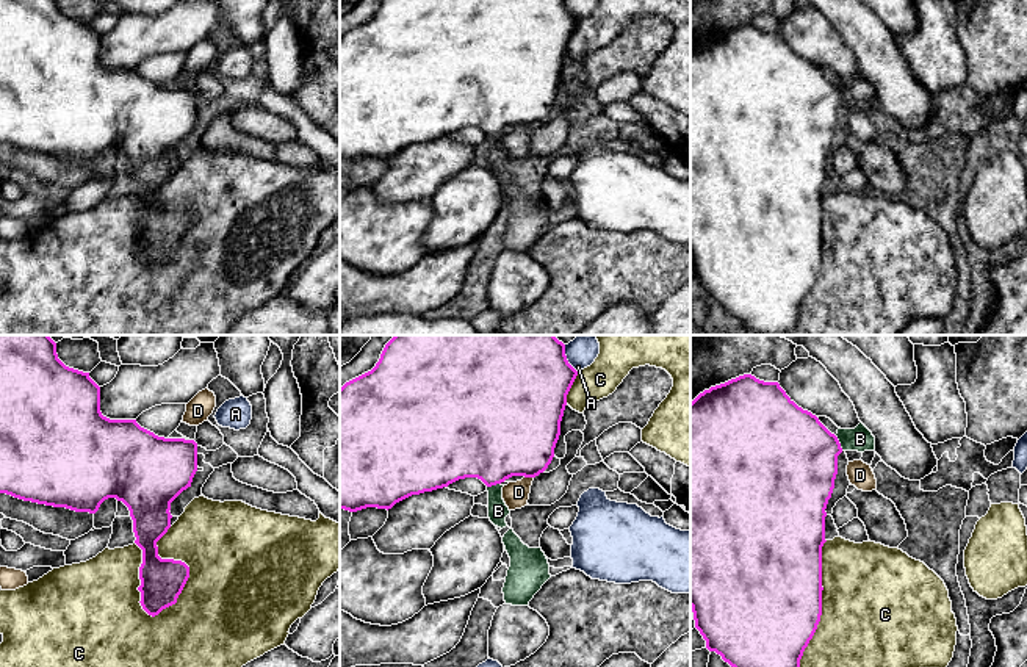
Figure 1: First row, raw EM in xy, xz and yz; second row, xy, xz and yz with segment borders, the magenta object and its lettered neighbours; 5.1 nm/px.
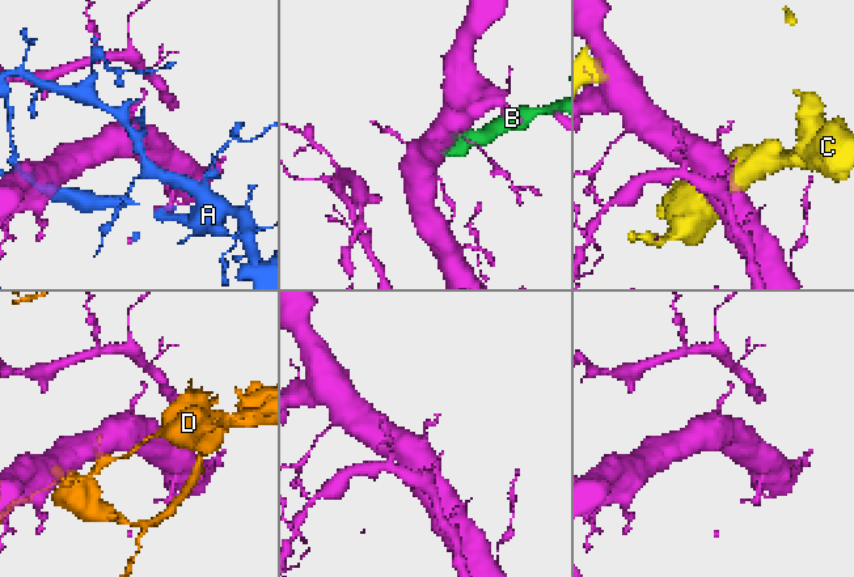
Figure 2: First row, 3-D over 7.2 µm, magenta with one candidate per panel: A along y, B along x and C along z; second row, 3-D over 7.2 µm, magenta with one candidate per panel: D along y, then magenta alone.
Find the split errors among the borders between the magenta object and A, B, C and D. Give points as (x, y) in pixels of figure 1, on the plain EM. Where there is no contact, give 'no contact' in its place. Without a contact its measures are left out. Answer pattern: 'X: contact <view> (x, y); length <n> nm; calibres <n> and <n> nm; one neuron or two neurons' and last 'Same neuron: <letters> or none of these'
A: contact xz (567, 11); length 130 nm; calibres 400 and 100 nm; two neurons
B: contact yz (839, 93); length 90 nm; calibres 460 and 130 nm; one neuron
C: contact xy (188, 216); length 480 nm; calibres 220 and 500 nm; two neurons
D: contact xz (529, 126); length 50 nm; calibres 460 and 140 nm; two neurons
Same neuron: B

